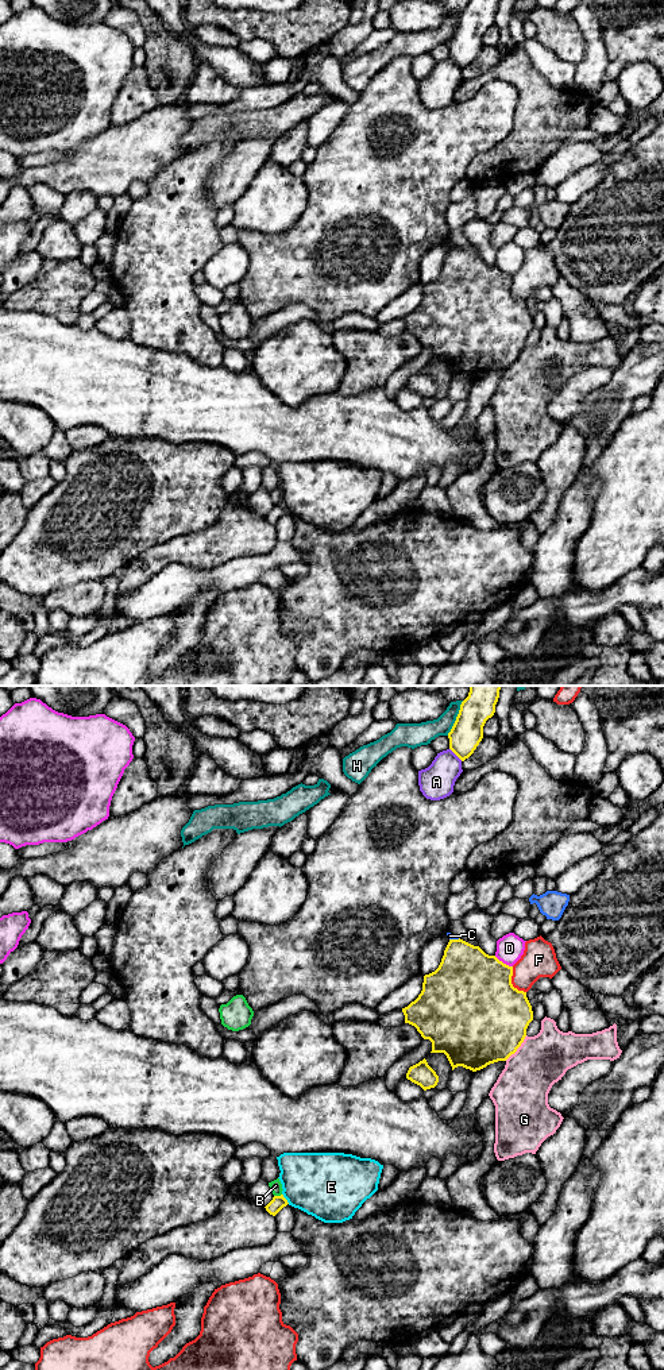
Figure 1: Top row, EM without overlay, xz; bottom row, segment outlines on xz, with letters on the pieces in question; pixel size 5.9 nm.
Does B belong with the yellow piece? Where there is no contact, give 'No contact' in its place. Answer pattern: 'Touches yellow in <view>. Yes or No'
Touches yellow in xz. Yes

